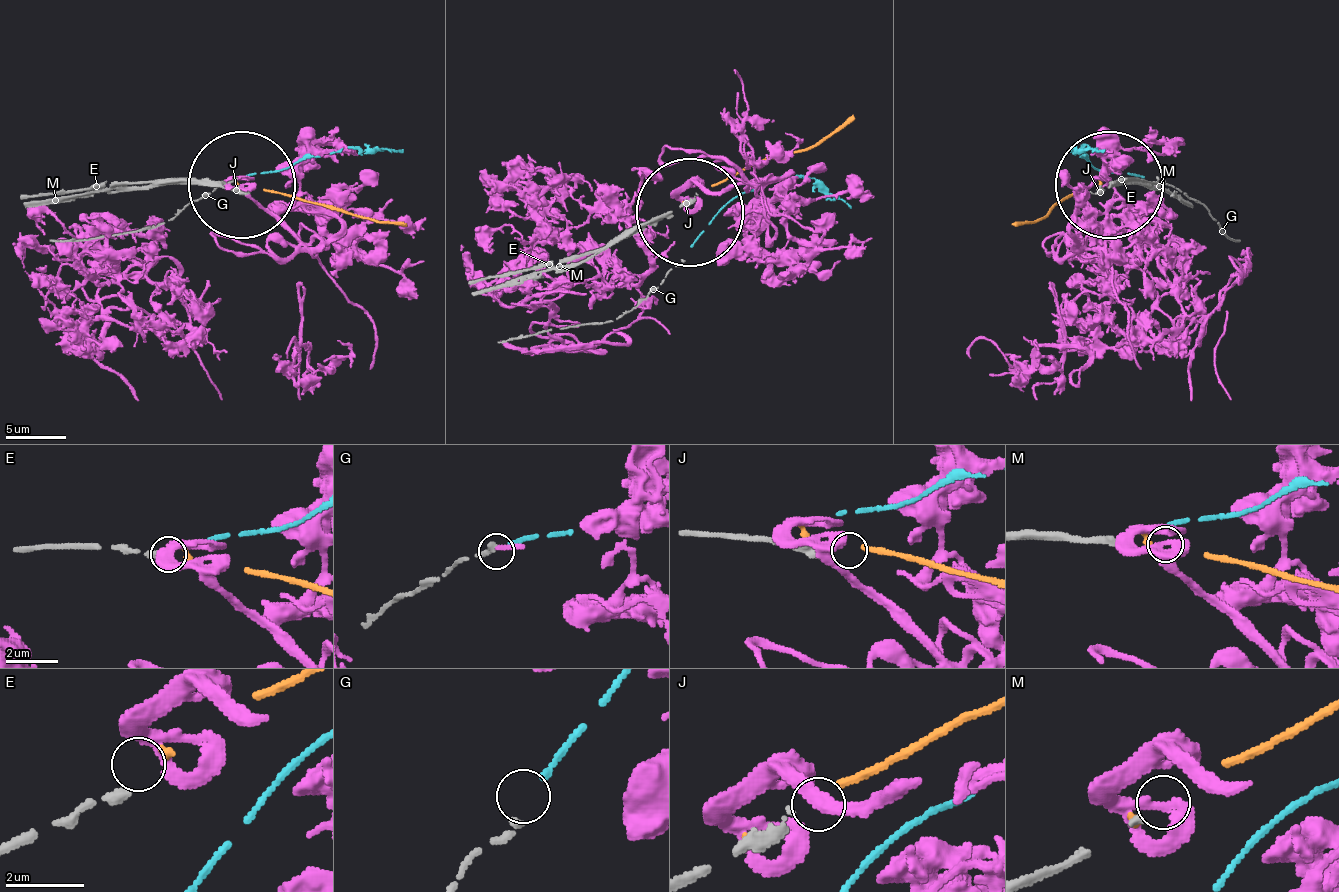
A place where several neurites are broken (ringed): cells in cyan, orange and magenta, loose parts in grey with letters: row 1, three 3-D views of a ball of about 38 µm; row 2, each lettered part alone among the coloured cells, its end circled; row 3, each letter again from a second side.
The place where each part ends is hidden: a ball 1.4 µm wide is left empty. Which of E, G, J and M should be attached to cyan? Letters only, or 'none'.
G

